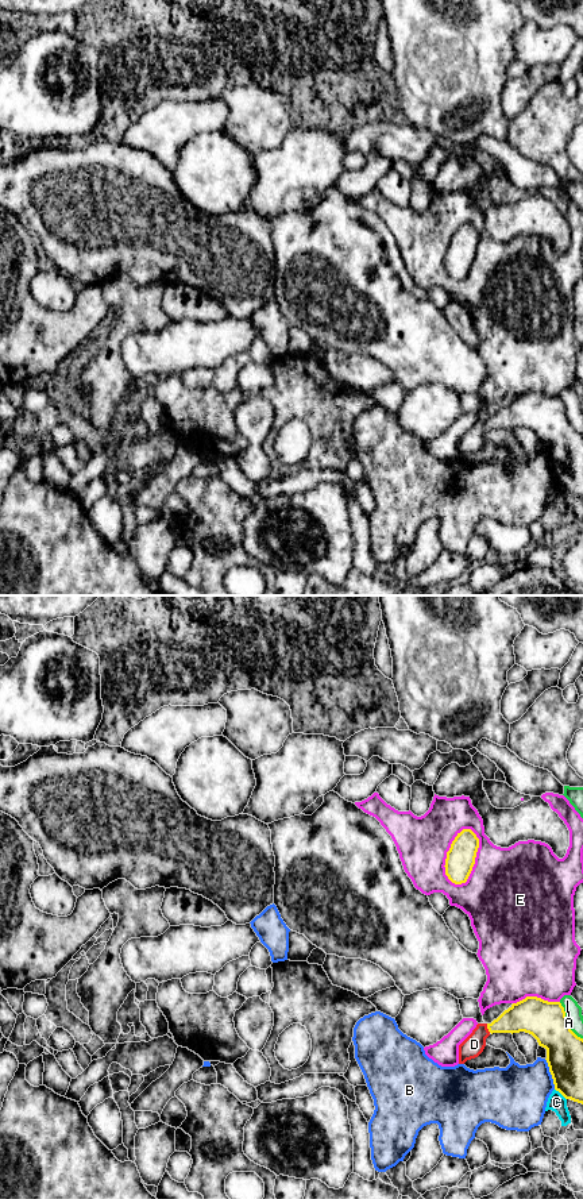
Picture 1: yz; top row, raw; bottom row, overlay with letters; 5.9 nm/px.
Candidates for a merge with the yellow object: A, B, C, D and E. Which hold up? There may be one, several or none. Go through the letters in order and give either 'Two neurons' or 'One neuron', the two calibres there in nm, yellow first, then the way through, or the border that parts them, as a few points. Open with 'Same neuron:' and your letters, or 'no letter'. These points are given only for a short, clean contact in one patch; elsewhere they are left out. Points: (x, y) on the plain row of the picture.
Same neuron: D
A: Two neurons. Thickness 240 nm (yellow) against 100 nm
B: Two neurons. Thickness 220 nm (yellow) against 380 nm
C: Two neurons. Thickness 220 nm (yellow) against 110 nm
D: One neuron. Thickness 190 nm (yellow) against 120 nm. Path across: yz (526, 411), (487, 423), (474, 439)
E: Two neurons. Thickness 170 nm (yellow) against 460 nm

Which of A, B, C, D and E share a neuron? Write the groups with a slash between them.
A / B / C / D / E

